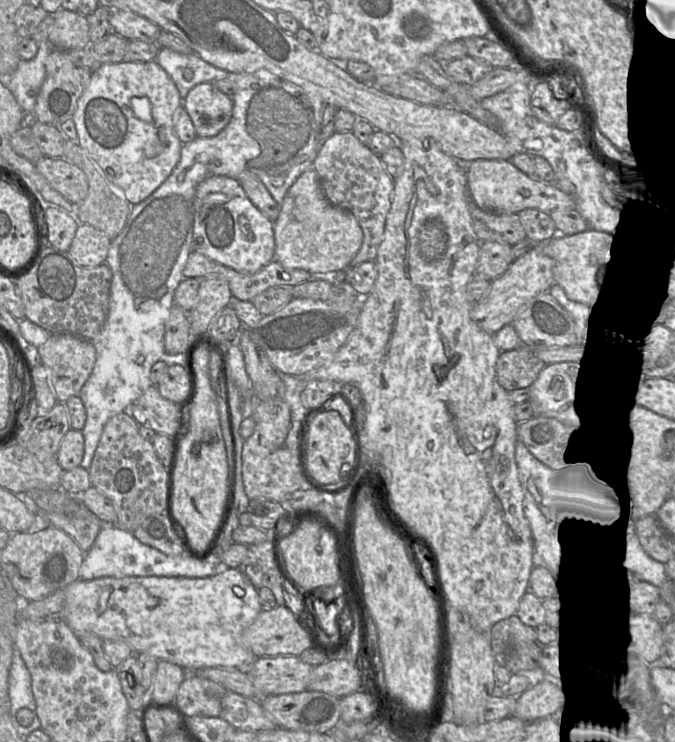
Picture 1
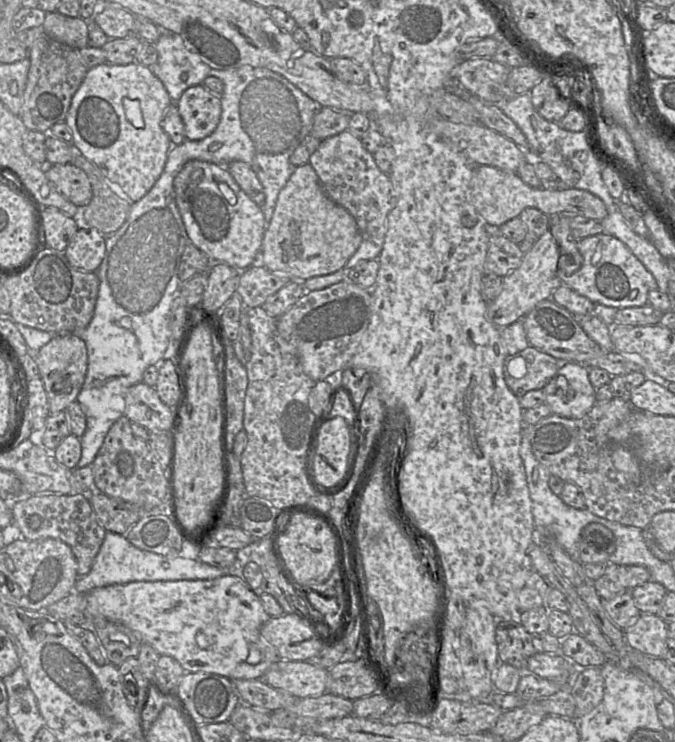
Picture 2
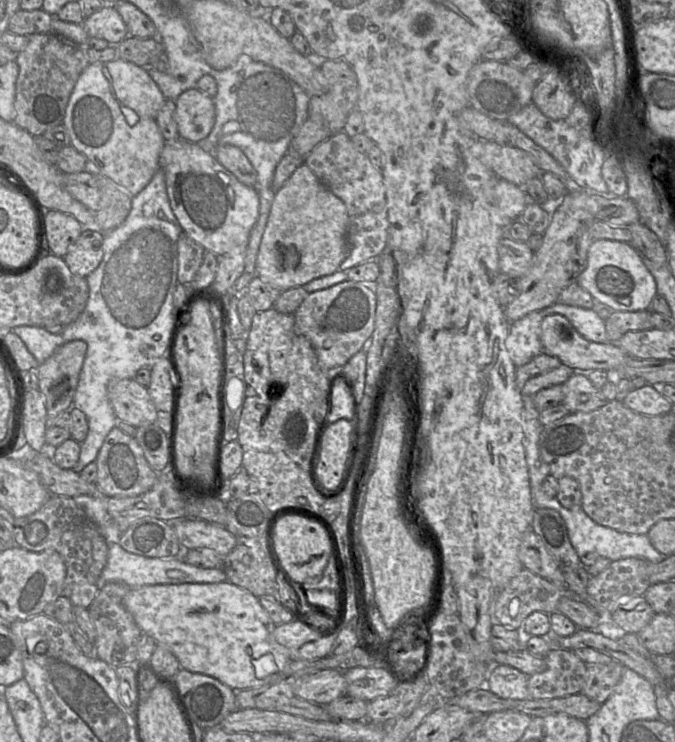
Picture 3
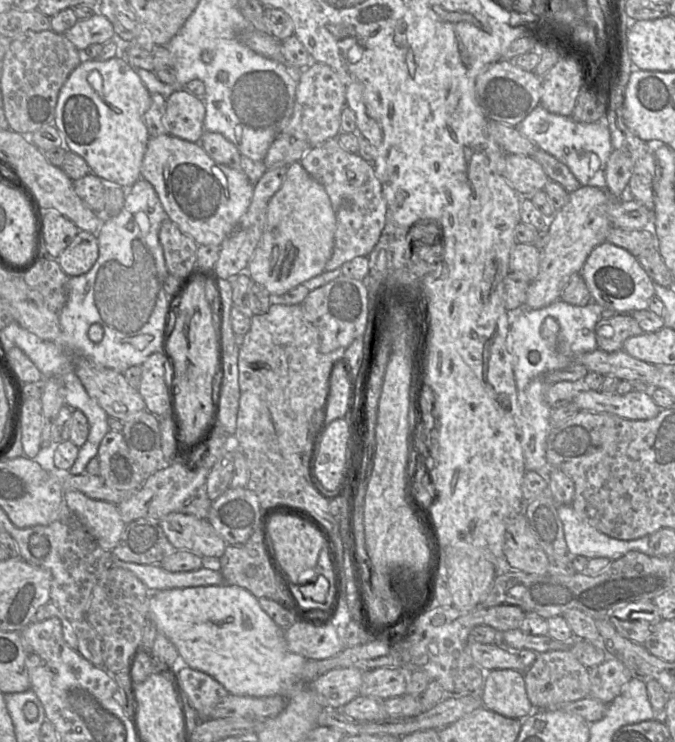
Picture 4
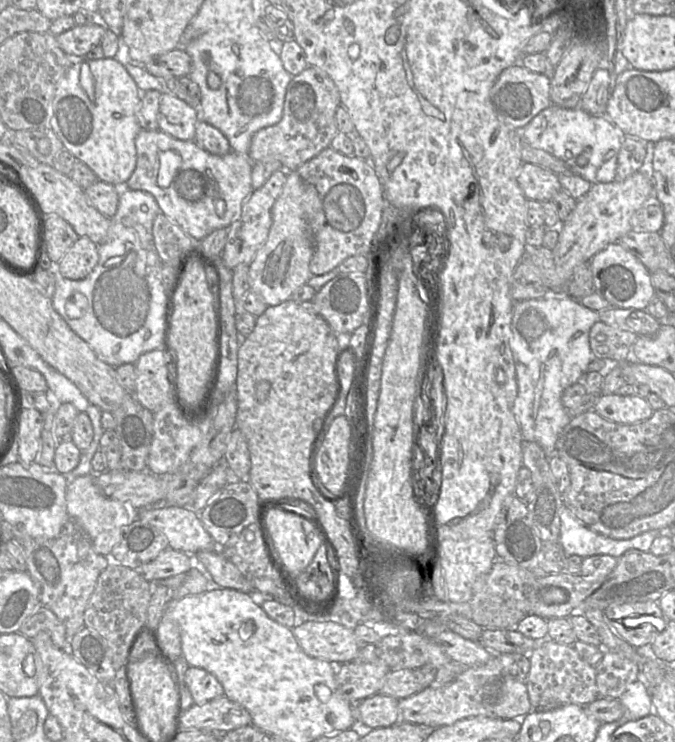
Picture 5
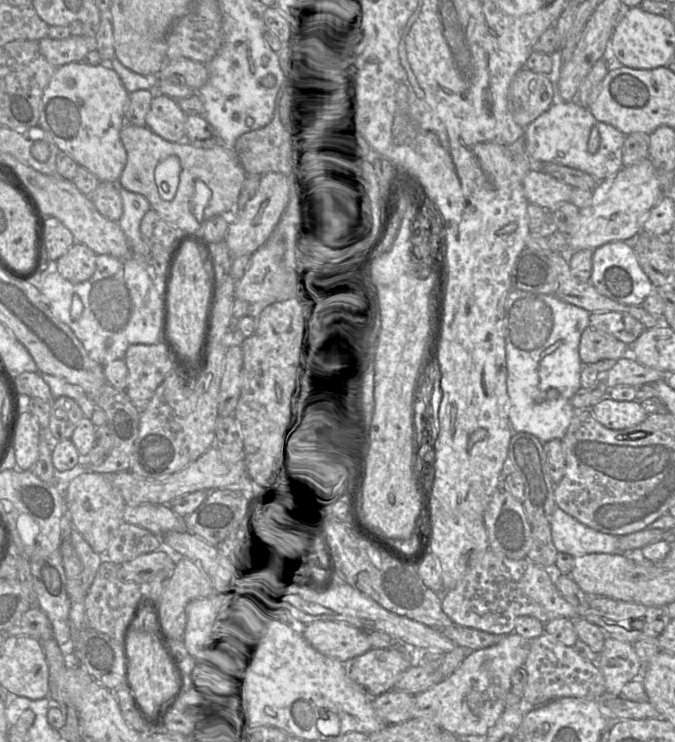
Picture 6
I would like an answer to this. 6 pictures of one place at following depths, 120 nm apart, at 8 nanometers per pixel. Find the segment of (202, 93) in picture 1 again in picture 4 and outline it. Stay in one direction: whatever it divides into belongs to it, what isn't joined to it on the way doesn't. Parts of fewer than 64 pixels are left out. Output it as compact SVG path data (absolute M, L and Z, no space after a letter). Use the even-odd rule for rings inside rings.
M181 89L167 98L164 125L168 134L189 142L199 142L205 132L206 107L203 97Z

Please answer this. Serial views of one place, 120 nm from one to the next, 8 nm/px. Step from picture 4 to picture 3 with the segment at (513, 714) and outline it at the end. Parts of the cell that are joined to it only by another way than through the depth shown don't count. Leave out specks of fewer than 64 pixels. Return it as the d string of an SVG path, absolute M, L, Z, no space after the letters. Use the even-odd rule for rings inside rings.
M494 664L487 677L485 686L502 699L530 699L527 688L528 676L504 664Z

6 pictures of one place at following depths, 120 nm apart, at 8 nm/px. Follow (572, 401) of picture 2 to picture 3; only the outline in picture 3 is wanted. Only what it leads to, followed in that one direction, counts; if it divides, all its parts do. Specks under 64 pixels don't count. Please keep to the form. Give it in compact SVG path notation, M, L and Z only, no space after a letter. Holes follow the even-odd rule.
M575 372L562 384L563 404L569 413L591 412L602 407L607 401L600 389L594 387L587 374Z

